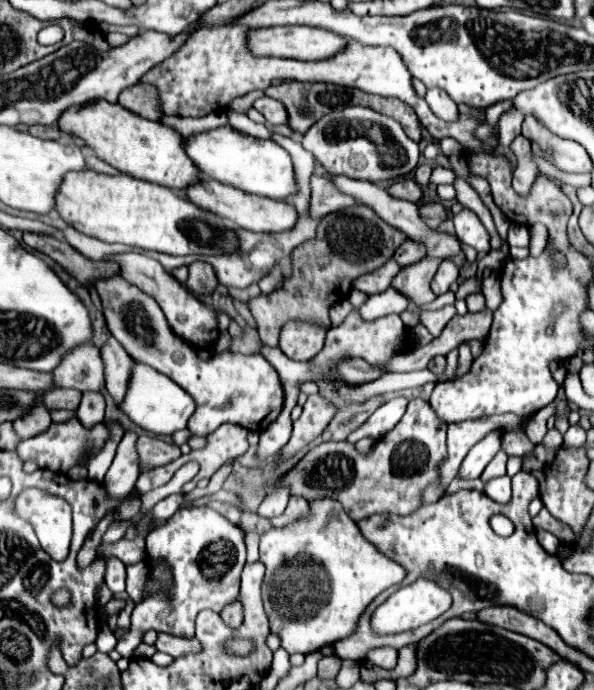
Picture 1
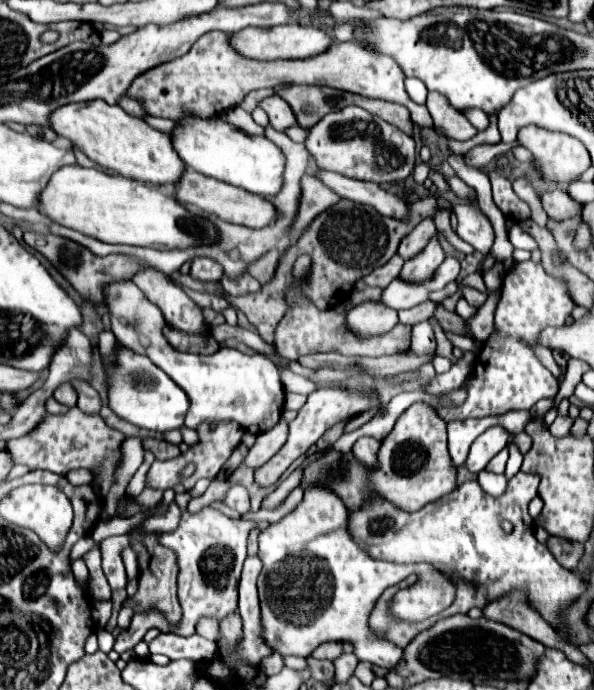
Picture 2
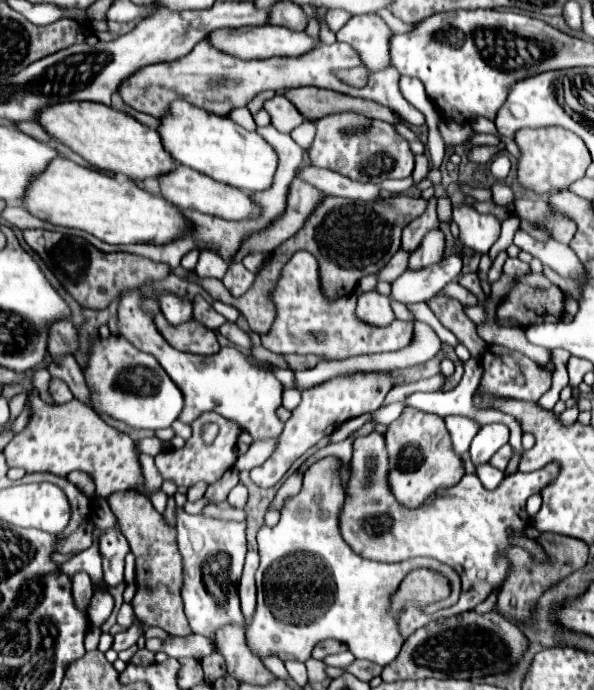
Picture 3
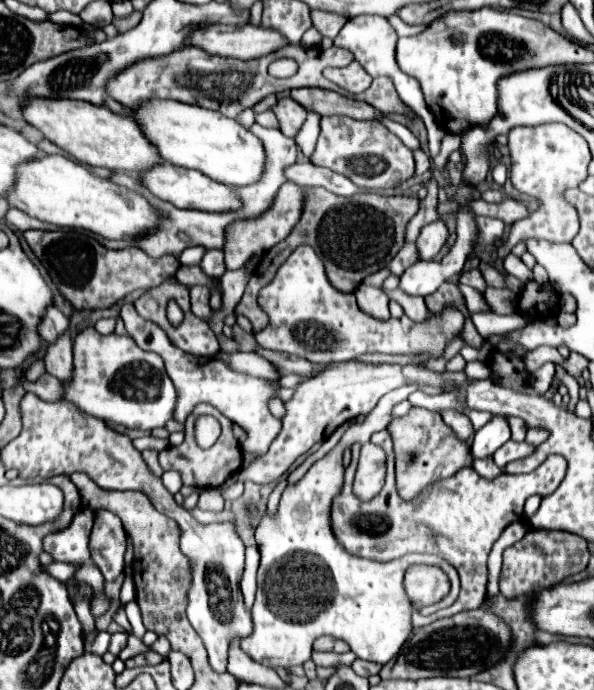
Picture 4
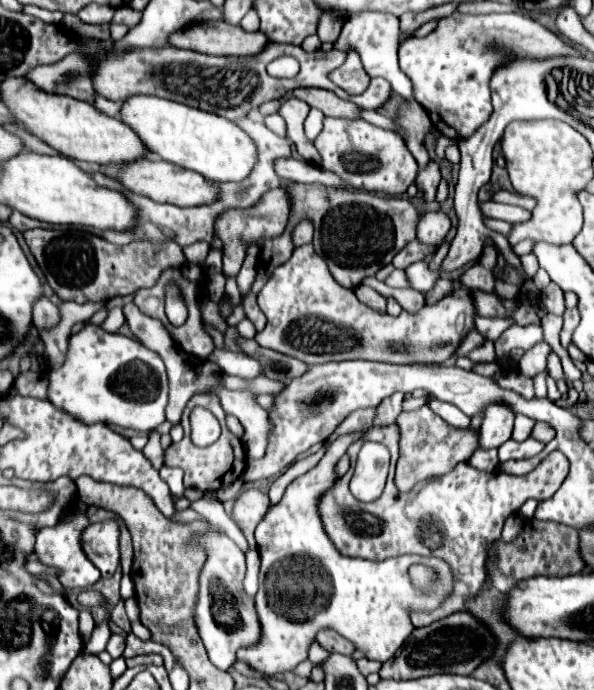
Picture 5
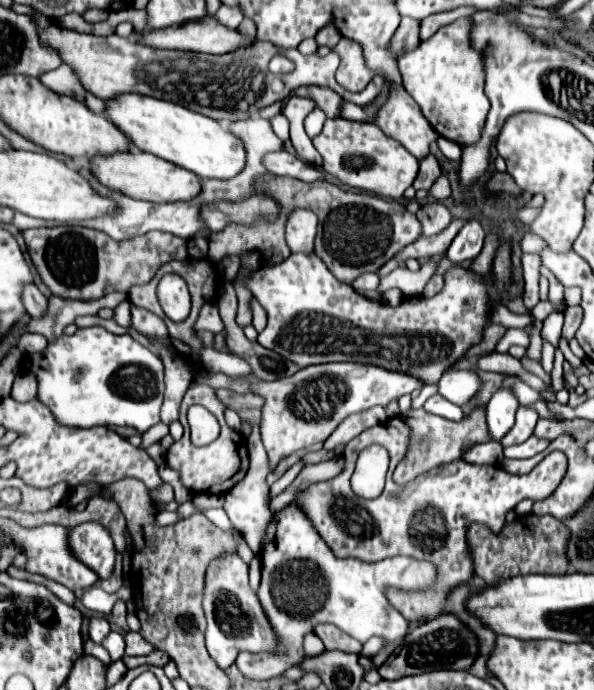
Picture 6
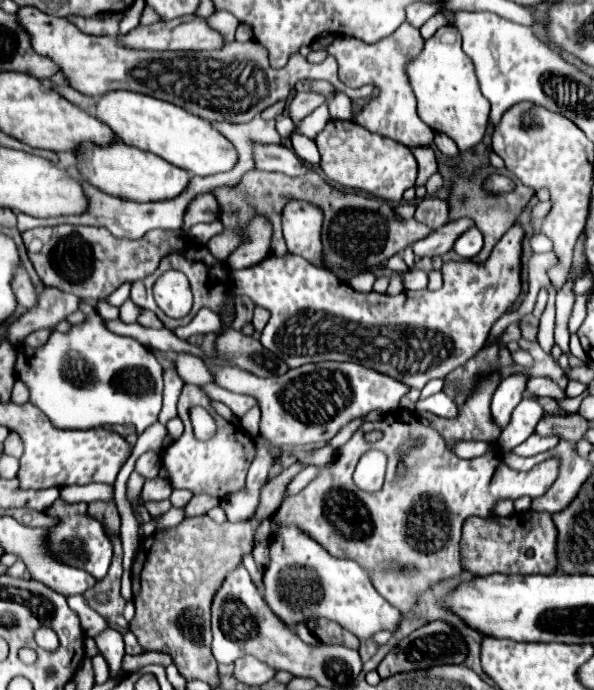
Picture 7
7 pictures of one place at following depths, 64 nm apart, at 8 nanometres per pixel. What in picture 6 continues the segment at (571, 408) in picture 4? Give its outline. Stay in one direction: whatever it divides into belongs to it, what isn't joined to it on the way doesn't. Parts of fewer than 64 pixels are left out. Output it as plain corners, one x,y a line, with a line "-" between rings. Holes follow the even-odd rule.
542,340
542,366
546,372
552,370
552,362
554,362
554,346
548,340

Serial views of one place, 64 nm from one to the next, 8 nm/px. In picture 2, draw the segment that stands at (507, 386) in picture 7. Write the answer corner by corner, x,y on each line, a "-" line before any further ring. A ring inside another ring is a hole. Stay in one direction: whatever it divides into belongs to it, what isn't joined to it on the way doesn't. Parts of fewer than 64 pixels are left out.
492,426
484,430
470,446
470,454
466,460
466,466
478,474
480,470
486,468
486,464
508,444
510,434
502,426

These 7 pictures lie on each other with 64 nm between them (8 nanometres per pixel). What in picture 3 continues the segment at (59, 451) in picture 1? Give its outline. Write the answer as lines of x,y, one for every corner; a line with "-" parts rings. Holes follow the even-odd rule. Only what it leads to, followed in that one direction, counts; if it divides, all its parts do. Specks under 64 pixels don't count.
32,390
28,394
28,404
32,408
32,416
26,428
4,448
10,468
20,466
26,474
50,472
58,476
68,476
72,470
82,470
92,476
96,492
102,498
118,490
144,491
145,480
138,462
138,452
128,434
108,426
92,408
76,398
66,404
50,406
38,396
36,390

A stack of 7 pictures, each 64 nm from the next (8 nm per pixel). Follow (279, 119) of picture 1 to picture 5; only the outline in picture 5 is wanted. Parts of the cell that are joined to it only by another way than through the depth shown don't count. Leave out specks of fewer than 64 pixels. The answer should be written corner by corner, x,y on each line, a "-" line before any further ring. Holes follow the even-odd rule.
294,96
286,98
278,110
278,114
286,120
286,126
288,126
288,138
294,142
298,154
308,160
310,164
320,164
320,154
318,152
310,152
312,144
308,142
306,134
304,134
304,120
310,112
310,106

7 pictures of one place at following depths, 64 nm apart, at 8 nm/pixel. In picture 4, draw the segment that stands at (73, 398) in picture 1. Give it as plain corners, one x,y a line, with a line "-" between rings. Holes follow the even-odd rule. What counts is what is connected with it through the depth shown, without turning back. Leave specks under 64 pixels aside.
46,372
46,374
42,374
36,382
30,382
30,380
26,380
26,378
24,378
22,386
24,386
24,390
26,390
26,392
36,394
36,396
38,396
38,398
42,398
44,402
56,402
56,400
60,400
60,398
62,398
62,388
60,388
58,378
50,376
48,372

